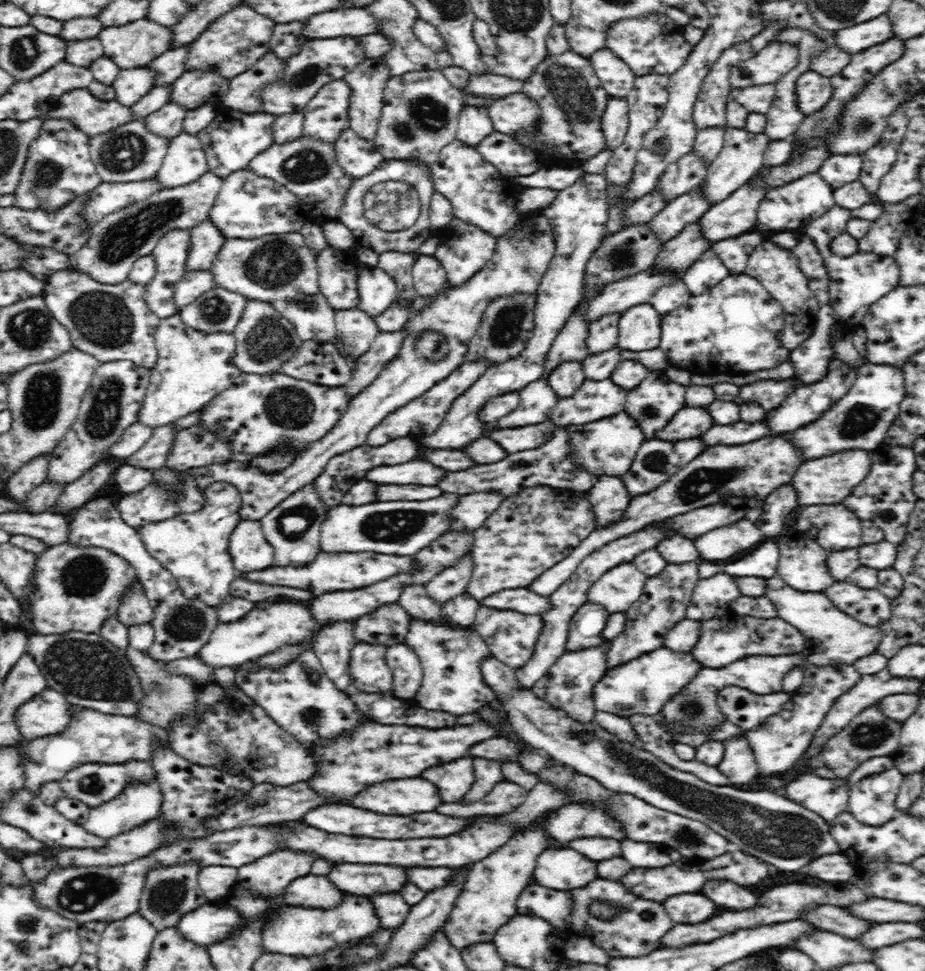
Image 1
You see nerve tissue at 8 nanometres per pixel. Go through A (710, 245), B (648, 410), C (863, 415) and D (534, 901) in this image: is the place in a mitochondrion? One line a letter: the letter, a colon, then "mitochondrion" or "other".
A: other
B: mitochondrion
C: mitochondrion
D: other

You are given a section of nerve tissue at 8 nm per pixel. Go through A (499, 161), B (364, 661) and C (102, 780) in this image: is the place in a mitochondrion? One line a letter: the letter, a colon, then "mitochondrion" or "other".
A: other
B: mitochondrion
C: mitochondrion

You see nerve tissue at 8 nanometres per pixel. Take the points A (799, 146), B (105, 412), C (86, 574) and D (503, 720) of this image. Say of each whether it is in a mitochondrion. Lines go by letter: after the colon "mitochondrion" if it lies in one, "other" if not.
A: other
B: mitochondrion
C: mitochondrion
D: other

